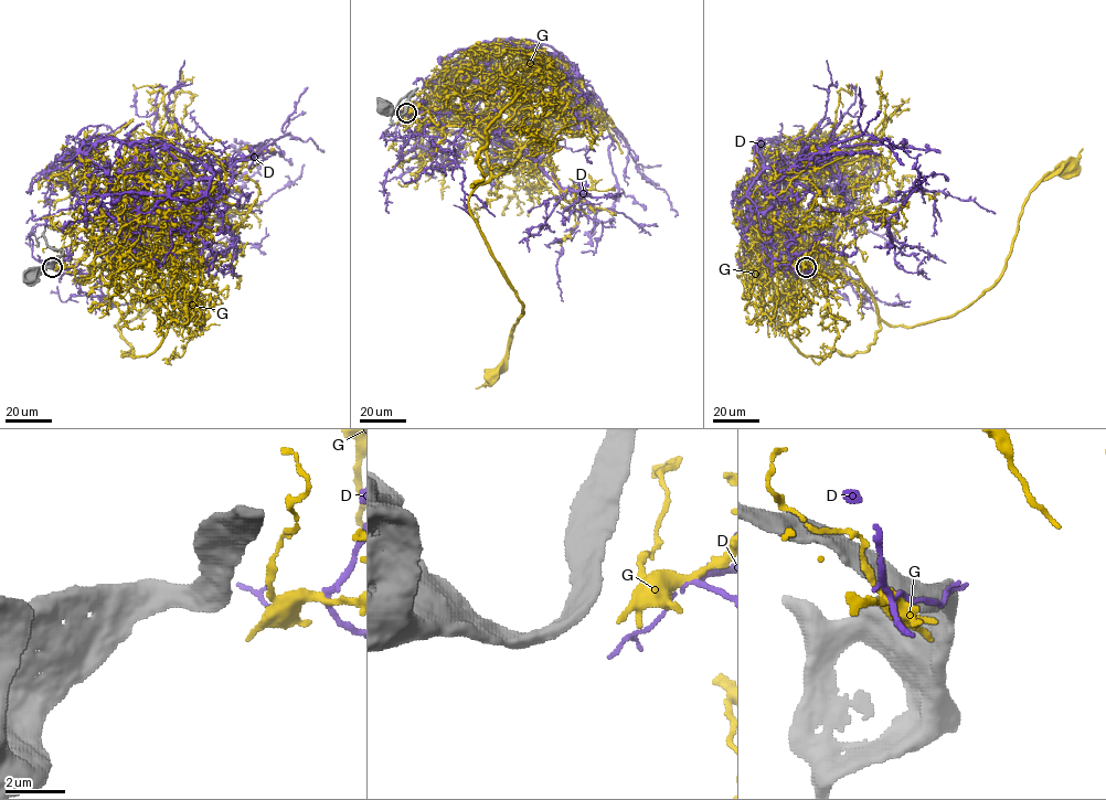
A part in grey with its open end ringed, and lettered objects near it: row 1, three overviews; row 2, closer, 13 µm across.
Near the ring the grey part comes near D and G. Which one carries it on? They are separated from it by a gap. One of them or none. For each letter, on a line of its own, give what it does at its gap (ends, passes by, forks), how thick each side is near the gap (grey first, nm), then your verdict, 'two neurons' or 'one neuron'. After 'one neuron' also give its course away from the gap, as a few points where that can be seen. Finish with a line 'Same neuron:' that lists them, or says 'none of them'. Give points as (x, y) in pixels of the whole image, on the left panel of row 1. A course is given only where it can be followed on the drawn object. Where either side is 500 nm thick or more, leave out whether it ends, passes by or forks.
D: it ends; calibres 460 and 170 nm; one neuron; course (54, 266), (67, 269), (106, 242), (136, 255), (176, 213), (191, 172), (264, 146), (230, 151)
G: it ends; calibres 460 and 400 nm; two neurons
Same neuron: D

